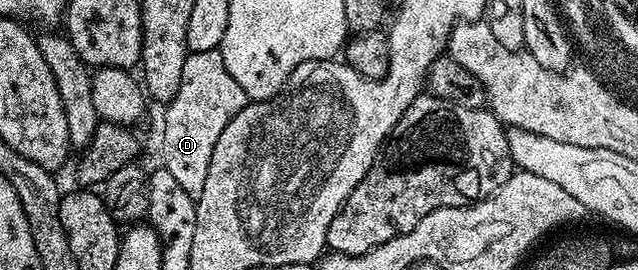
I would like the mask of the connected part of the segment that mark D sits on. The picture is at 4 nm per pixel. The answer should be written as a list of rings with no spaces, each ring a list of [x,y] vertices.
[[[221,49],[212,52],[187,53],[184,60],[184,73],[180,79],[180,92],[165,107],[166,115],[162,118],[162,162],[168,172],[172,172],[177,183],[195,200],[204,192],[204,180],[208,177],[208,164],[212,164],[212,152],[216,149],[216,140],[220,140],[220,132],[228,128],[232,116],[240,112],[248,104],[244,88],[232,80],[228,68],[224,68],[224,56]]]

